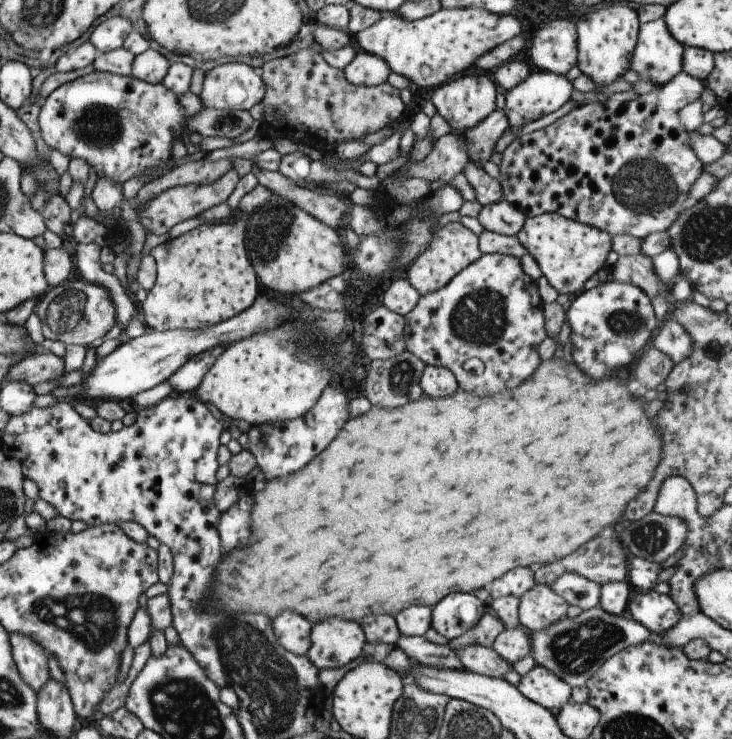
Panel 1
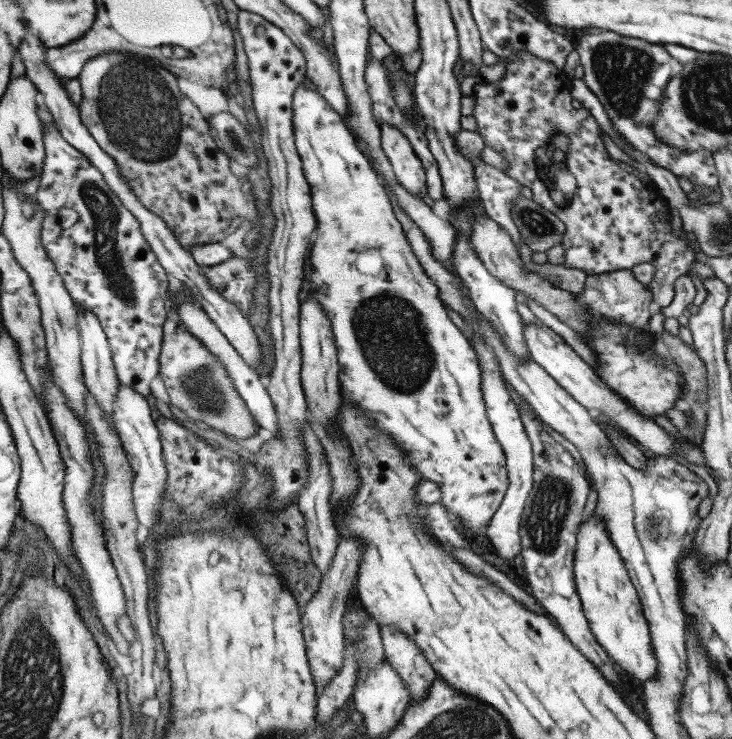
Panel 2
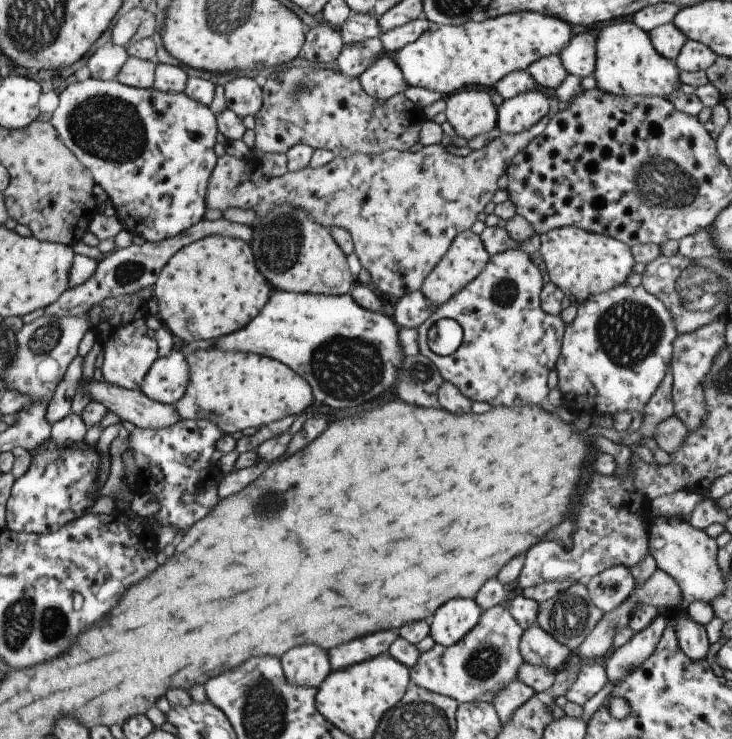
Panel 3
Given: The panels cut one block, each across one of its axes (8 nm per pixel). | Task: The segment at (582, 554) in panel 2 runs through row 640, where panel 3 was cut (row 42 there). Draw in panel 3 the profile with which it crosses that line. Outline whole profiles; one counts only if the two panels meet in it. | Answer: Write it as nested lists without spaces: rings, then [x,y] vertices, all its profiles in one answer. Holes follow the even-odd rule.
[[[615,22],[610,26],[603,25],[593,30],[596,38],[596,60],[592,77],[596,89],[621,97],[660,97],[667,99],[669,94],[679,90],[678,69],[673,59],[665,59],[652,47],[648,34],[634,26],[633,22]]]

